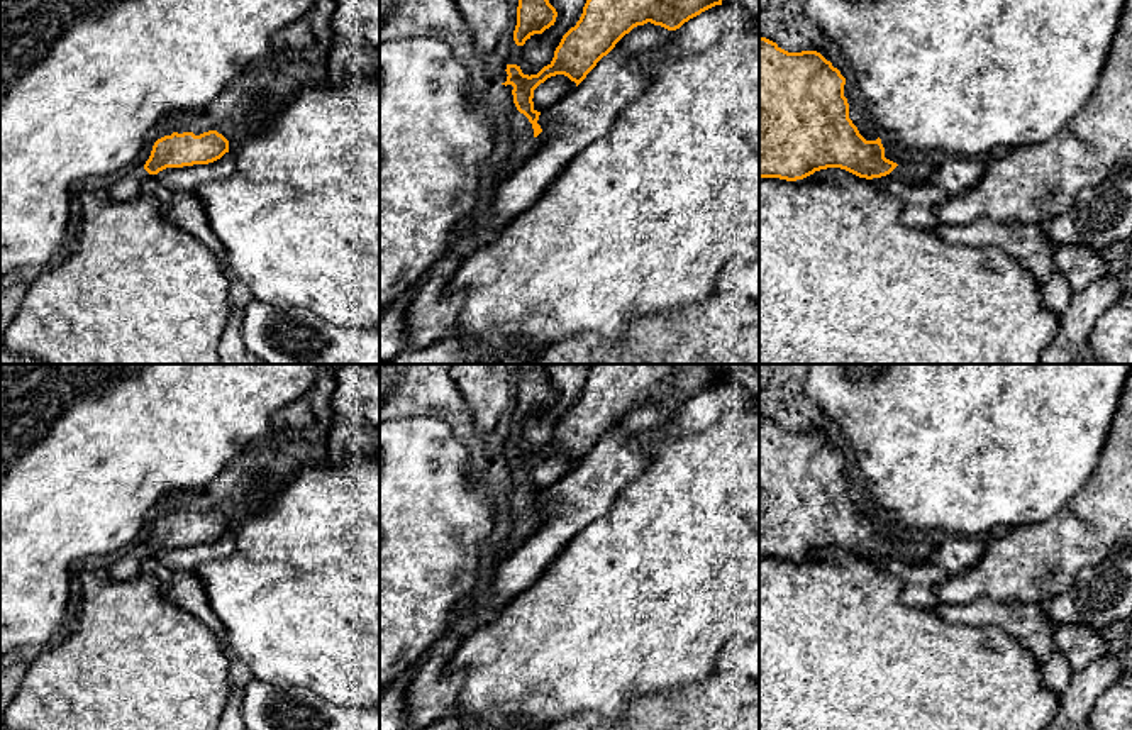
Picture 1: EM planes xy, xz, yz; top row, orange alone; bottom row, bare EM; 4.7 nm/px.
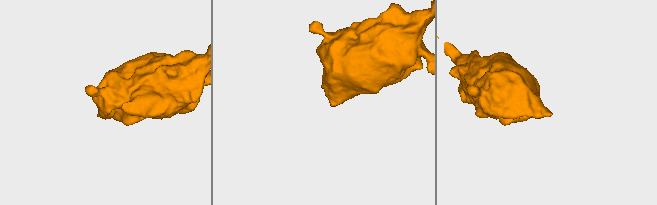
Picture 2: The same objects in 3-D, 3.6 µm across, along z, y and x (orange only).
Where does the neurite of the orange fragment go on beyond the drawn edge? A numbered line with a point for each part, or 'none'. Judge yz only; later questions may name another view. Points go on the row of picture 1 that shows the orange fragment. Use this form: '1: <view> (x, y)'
1: yz (914, 175)

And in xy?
1: xy (126, 188)

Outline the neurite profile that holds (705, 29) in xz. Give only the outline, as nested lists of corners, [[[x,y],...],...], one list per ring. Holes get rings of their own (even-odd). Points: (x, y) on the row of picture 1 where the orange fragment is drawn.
[[[715,5],[685,22],[674,39],[666,42],[661,51],[666,58],[678,58],[703,51],[715,44],[727,30],[749,25],[754,17],[737,5]]]

